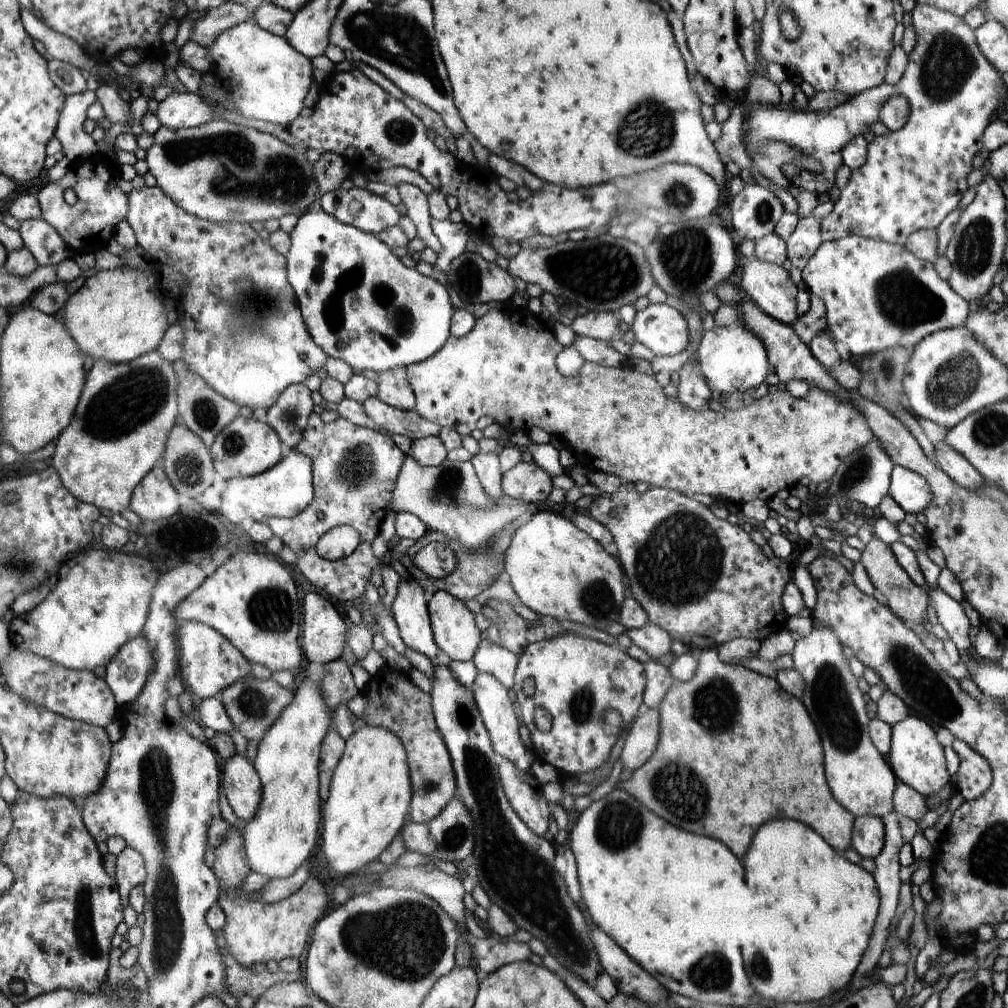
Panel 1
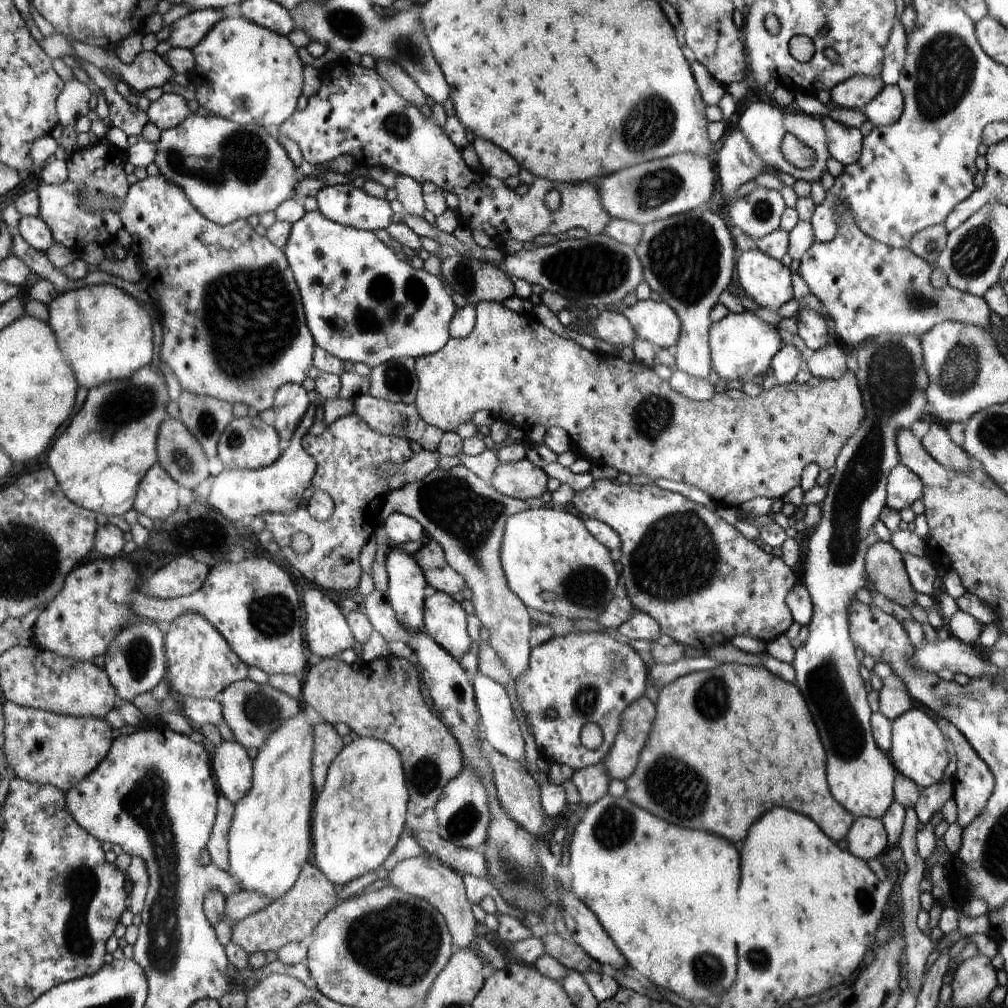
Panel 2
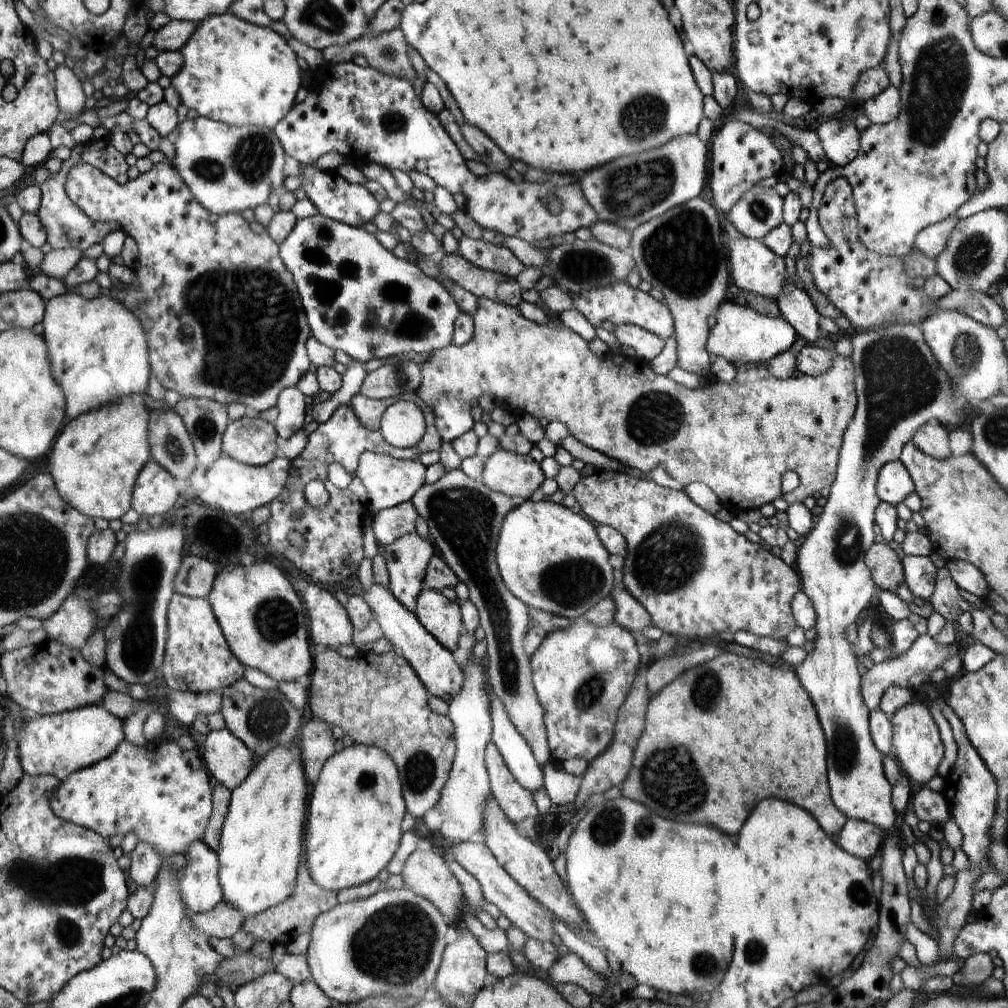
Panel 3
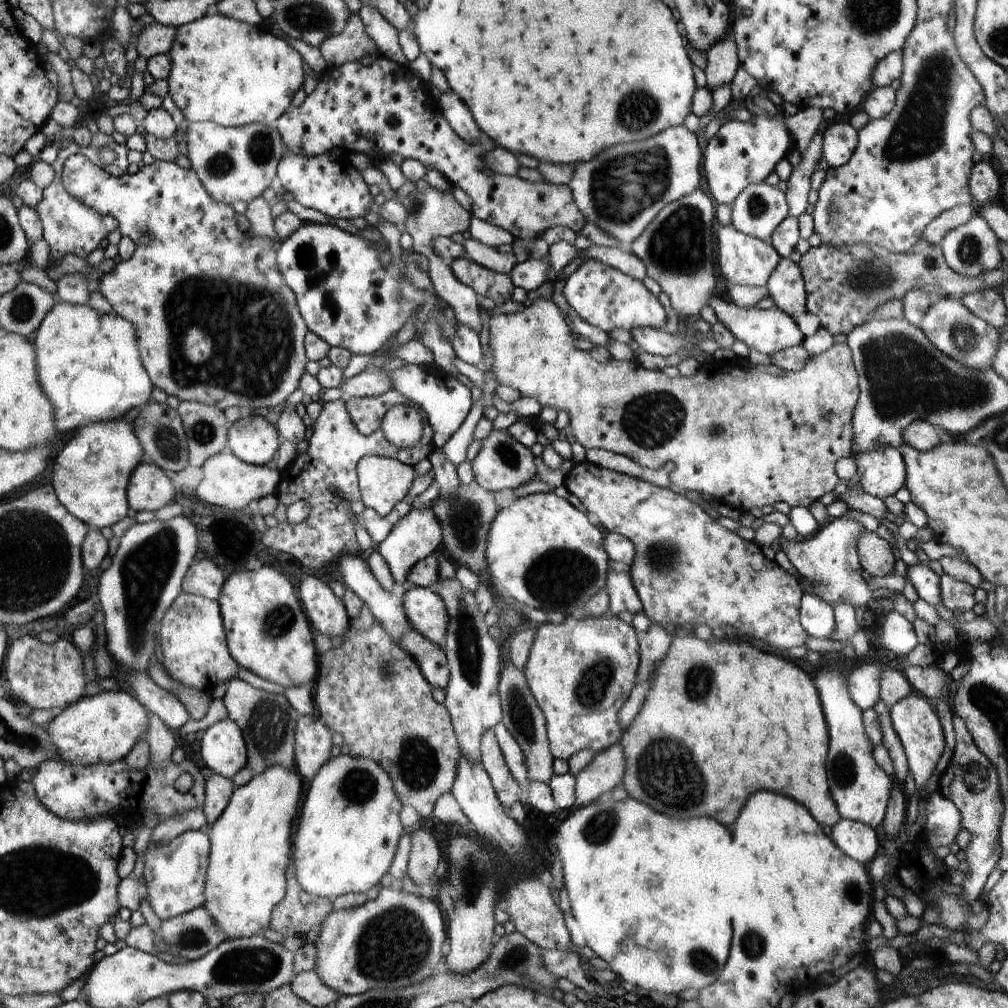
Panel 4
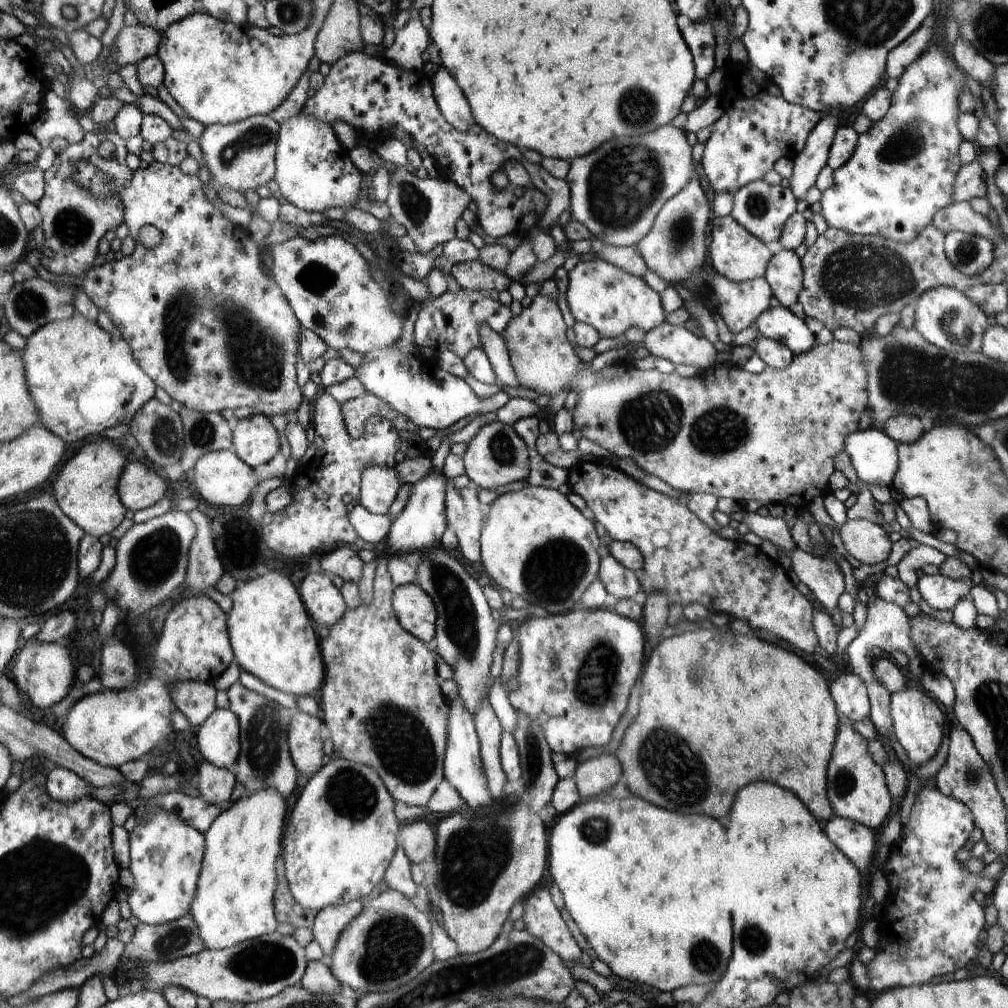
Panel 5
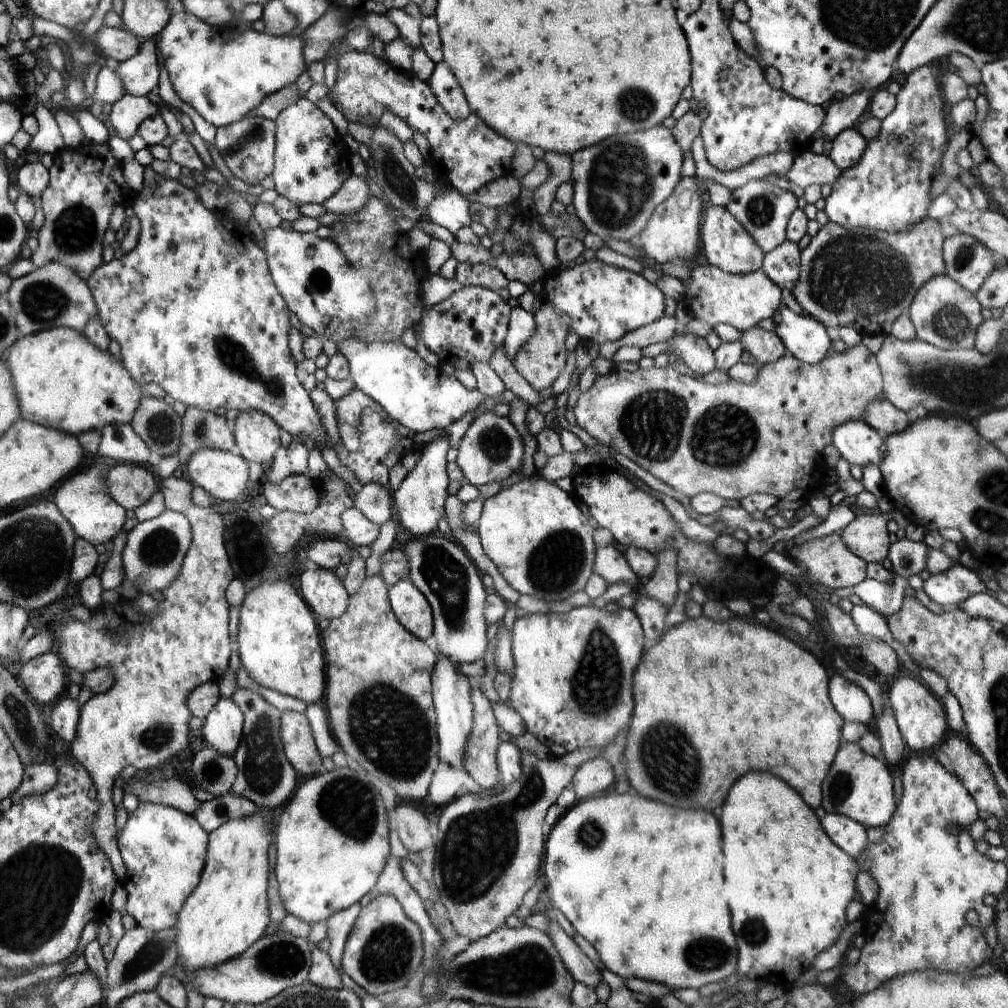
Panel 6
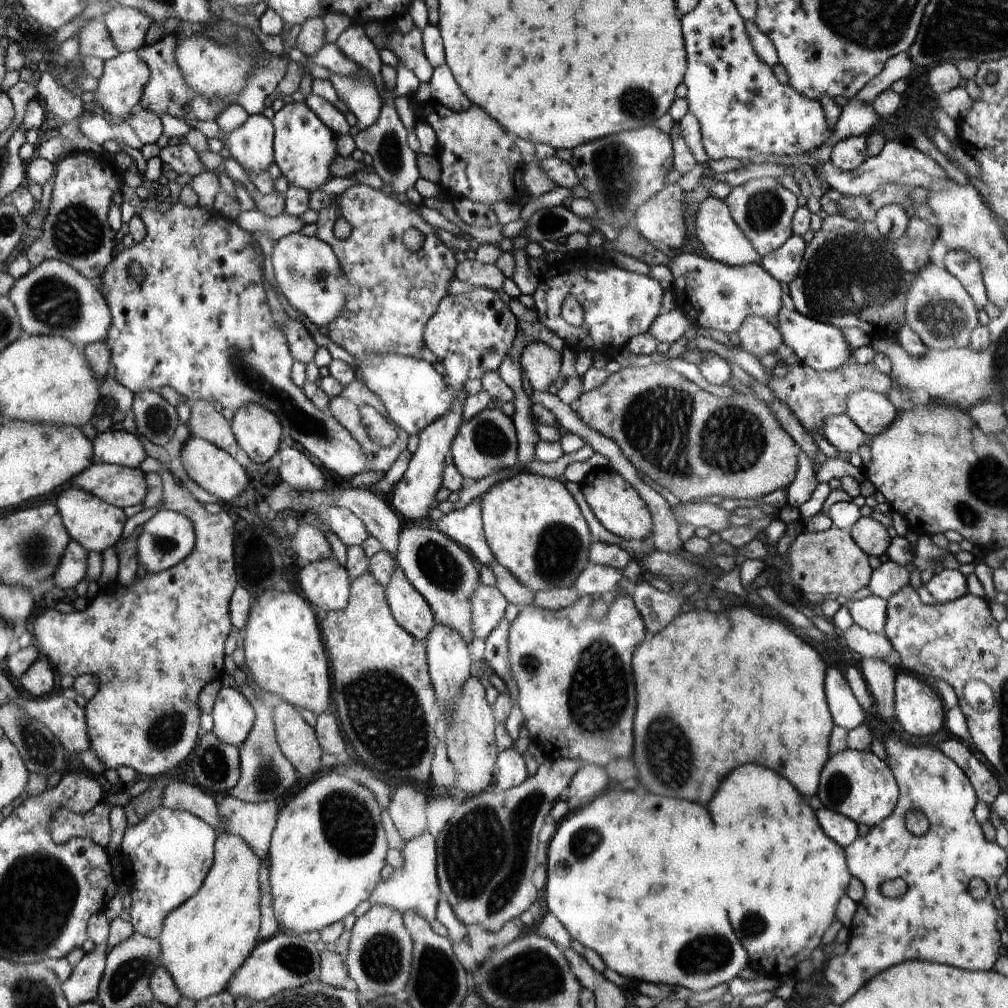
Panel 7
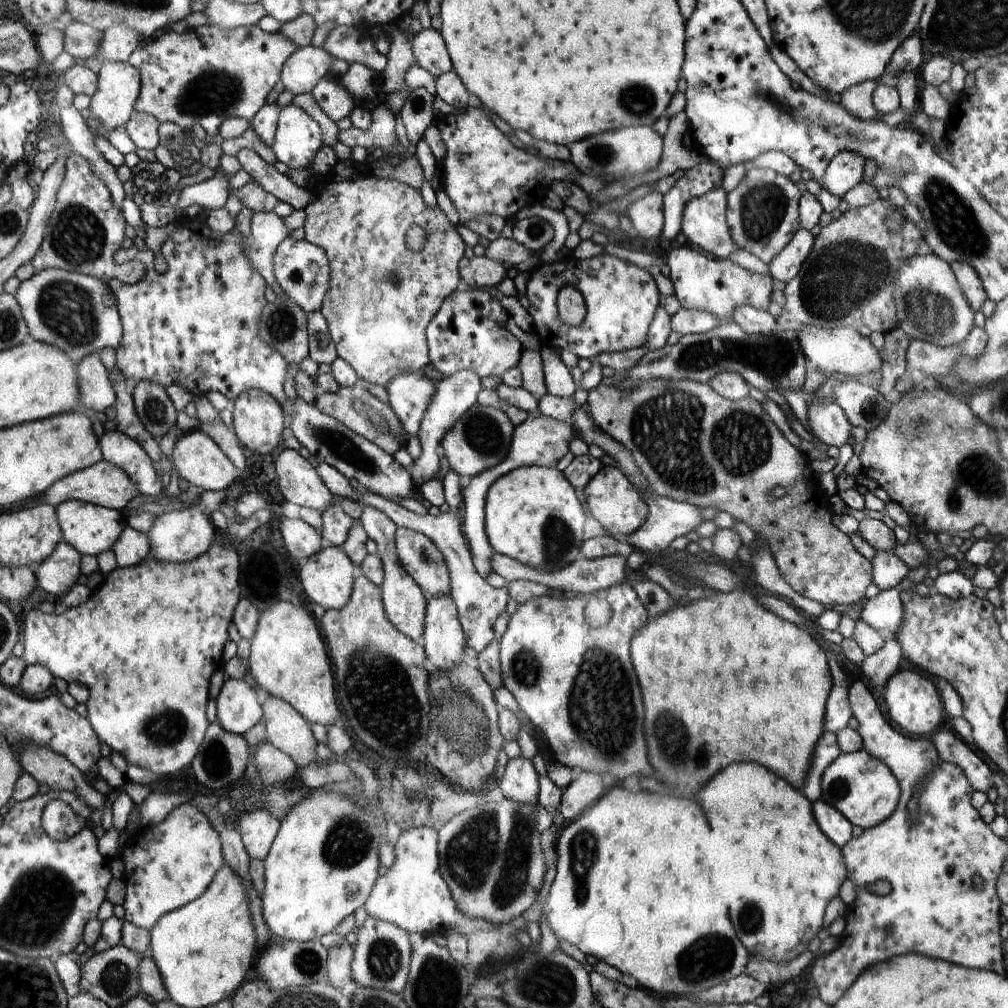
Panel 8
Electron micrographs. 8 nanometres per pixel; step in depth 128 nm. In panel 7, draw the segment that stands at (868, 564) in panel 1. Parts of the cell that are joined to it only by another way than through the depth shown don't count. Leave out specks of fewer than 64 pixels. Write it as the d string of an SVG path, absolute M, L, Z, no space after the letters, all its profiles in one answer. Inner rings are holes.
M861 516L856 524L853 524L850 538L856 542L856 546L866 556L886 557L891 538L887 528L871 516Z

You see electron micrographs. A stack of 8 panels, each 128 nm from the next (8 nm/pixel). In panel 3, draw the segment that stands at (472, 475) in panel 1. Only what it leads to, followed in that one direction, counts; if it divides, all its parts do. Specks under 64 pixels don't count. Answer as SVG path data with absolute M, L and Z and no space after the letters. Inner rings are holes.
M460 468L446 472L439 480L423 484L409 500L429 528L429 539L438 547L444 562L466 584L469 599L477 609L479 626L485 632L488 653L488 684L504 704L510 722L528 743L542 769L552 760L544 726L544 708L532 682L529 657L524 652L524 638L533 621L528 607L510 590L496 564L496 543L502 521L517 506L508 495L497 493L468 478Z

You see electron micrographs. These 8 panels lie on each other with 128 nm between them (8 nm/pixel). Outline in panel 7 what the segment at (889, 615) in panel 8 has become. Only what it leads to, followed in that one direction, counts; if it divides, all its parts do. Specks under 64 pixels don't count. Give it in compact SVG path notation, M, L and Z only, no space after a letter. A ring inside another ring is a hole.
M870 595L857 601L848 601L845 606L848 608L854 624L858 624L860 628L865 628L870 632L885 634L888 603L884 602L882 598Z

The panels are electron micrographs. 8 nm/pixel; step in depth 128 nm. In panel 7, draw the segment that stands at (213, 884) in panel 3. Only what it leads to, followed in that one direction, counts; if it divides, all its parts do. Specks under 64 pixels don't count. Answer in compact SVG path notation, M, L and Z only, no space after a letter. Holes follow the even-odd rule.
M163 805L136 826L126 826L119 853L131 898L129 923L135 932L157 940L168 913L182 906L202 886L214 862L216 838L215 830L195 814Z

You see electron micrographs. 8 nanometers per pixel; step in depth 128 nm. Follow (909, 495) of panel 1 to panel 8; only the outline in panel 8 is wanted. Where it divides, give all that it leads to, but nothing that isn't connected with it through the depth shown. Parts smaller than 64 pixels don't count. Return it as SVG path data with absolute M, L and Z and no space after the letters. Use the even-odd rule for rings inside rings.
M816 400L807 409L806 422L808 422L808 428L820 442L838 448L852 442L853 426L848 422L846 414L836 404L836 401L822 402L822 400Z

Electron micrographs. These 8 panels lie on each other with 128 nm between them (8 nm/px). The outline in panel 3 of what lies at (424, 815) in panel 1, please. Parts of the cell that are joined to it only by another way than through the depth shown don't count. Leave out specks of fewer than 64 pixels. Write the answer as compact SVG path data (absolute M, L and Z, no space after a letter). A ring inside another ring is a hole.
M326 649L325 651L315 653L314 655L311 680L312 682L308 687L308 715L324 721L331 727L340 726L344 734L348 734L348 736L354 740L353 744L378 746L382 752L386 752L386 754L392 758L398 770L398 776L400 776L402 794L404 796L407 811L410 814L413 814L416 818L422 818L428 810L432 810L432 808L438 804L438 800L440 800L442 788L444 788L444 784L448 782L451 768L453 766L456 750L456 740L454 740L454 724L452 720L448 718L448 715L443 716L430 710L430 706L428 706L428 696L430 694L403 655L396 649L390 650L390 652L385 652L384 654L374 654L374 652L362 652L359 650L356 658L345 658L341 656L338 651Z

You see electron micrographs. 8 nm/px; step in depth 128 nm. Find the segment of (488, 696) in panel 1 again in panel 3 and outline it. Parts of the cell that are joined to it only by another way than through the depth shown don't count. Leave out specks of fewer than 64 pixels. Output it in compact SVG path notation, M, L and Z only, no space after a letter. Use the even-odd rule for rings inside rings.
M491 690L488 696L490 696L490 710L492 710L491 741L500 751L508 770L512 772L516 782L530 792L542 787L543 774L528 743L510 722L510 716L504 704L500 702L500 698Z

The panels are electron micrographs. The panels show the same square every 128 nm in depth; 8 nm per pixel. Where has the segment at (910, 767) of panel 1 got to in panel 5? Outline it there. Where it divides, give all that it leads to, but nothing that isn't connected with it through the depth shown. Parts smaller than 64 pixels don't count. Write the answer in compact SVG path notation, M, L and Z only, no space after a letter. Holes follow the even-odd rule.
M906 686L904 690L895 692L890 696L890 712L893 724L894 737L900 746L904 748L910 762L916 766L922 766L934 757L940 743L944 740L944 712L938 704L928 696L928 693L920 688Z

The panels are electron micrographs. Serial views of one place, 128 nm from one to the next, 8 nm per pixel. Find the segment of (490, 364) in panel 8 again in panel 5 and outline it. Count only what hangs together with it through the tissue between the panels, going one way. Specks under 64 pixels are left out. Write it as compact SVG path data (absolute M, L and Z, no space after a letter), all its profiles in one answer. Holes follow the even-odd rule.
M447 290L435 300L421 303L414 324L414 344L430 348L437 354L450 351L464 360L472 346L482 347L482 342L478 338L478 324L488 324L494 332L501 333L510 318L513 318L510 307L491 297L483 296L480 291L452 293Z

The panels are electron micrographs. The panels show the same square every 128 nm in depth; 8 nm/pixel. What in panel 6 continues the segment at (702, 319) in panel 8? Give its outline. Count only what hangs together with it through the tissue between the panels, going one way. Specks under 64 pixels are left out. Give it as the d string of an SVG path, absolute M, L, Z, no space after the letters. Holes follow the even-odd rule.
M674 315L662 316L660 320L656 320L652 324L647 324L634 330L634 332L628 332L619 340L616 346L623 347L624 345L630 345L631 347L644 348L644 346L650 346L650 344L656 344L656 342L666 342L670 340L670 336L676 335L676 320Z

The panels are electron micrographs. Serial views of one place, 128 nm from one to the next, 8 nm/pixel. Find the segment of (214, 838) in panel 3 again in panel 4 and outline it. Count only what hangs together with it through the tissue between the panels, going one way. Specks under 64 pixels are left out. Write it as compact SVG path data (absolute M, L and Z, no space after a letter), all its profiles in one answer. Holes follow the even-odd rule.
M218 774L208 776L205 779L205 784L206 798L203 811L204 816L206 816L206 822L208 822L206 831L210 832L214 822L226 810L236 786L233 783L233 779L224 778L223 776L218 776Z

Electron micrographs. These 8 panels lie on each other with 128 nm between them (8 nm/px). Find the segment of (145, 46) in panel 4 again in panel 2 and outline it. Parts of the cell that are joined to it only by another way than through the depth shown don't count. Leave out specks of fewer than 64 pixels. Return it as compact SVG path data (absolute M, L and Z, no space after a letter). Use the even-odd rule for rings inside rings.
M204 8L204 10L186 14L170 26L170 38L167 42L172 48L194 48L208 34L210 28L223 18L226 18L223 10L216 8Z

